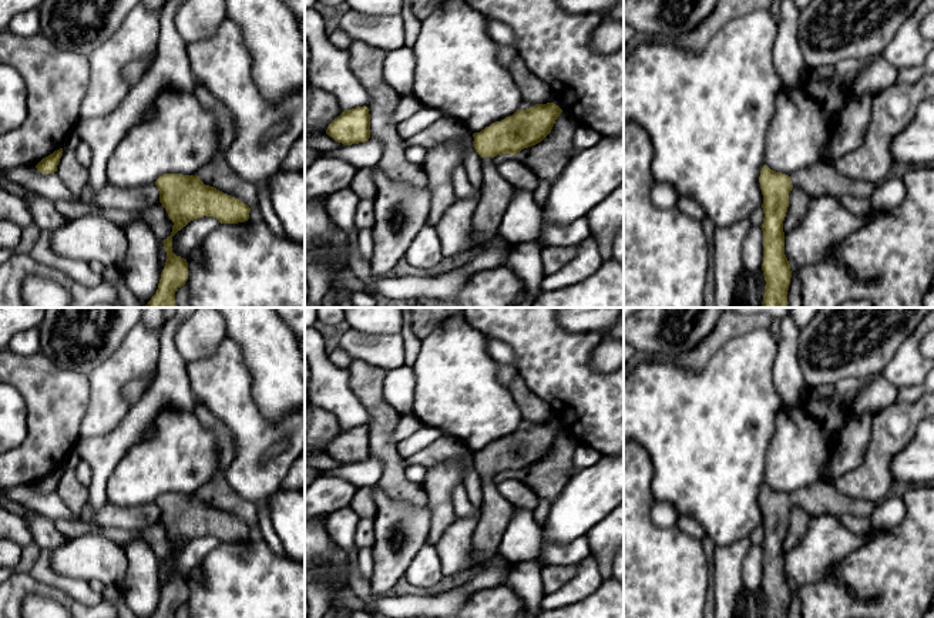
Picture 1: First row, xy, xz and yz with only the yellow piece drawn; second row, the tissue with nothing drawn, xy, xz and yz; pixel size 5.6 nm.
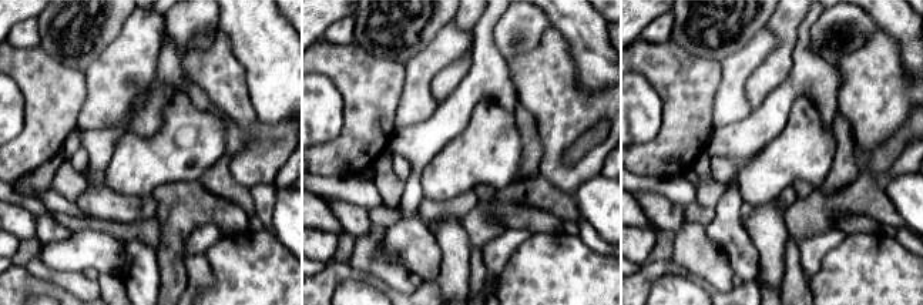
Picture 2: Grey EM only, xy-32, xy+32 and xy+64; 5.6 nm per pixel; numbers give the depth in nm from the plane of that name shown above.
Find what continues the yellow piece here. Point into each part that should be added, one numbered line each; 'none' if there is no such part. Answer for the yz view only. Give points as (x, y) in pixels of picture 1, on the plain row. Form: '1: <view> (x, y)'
1: yz (822, 497)

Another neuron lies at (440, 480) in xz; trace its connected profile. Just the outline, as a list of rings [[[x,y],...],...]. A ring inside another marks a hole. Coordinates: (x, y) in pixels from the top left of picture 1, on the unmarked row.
[[[474,456],[444,461],[427,470],[423,487],[431,508],[431,524],[427,543],[436,545],[443,533],[457,520],[453,507],[453,490],[464,481],[466,468]]]

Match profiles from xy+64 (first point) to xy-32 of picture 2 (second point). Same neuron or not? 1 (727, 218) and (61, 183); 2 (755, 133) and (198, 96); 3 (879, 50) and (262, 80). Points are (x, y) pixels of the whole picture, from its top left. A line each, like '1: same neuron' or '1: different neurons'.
1: different neurons
2: different neurons
3: different neurons

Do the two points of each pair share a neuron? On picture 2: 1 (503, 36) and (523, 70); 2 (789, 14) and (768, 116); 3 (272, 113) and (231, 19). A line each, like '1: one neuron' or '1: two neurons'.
1: two neurons
2: two neurons
3: one neuron

